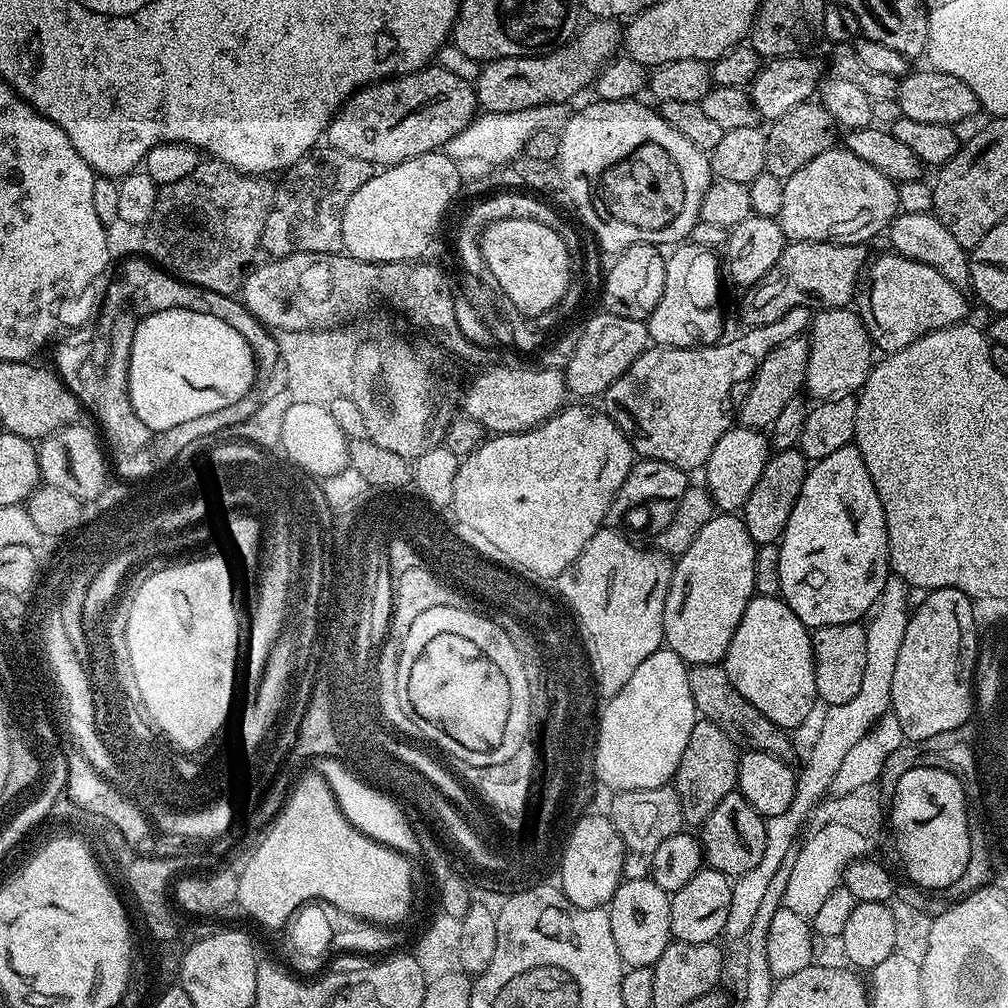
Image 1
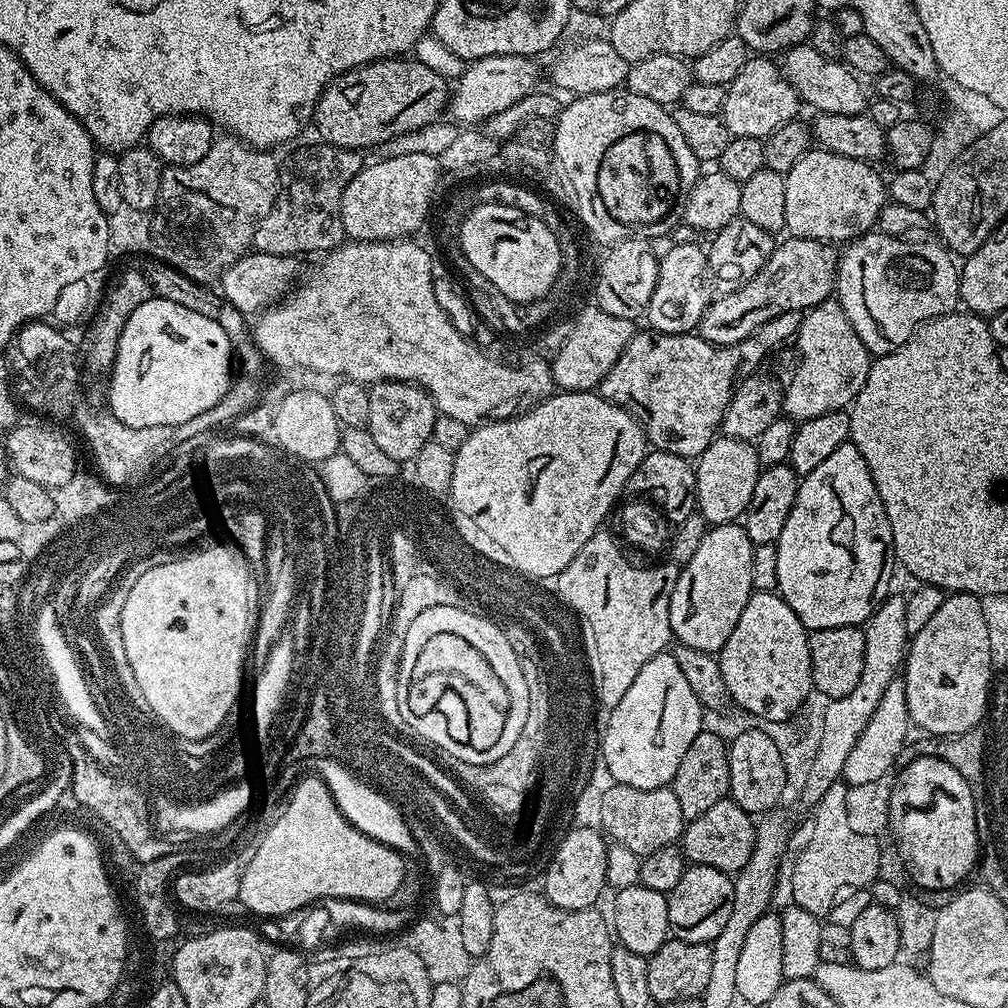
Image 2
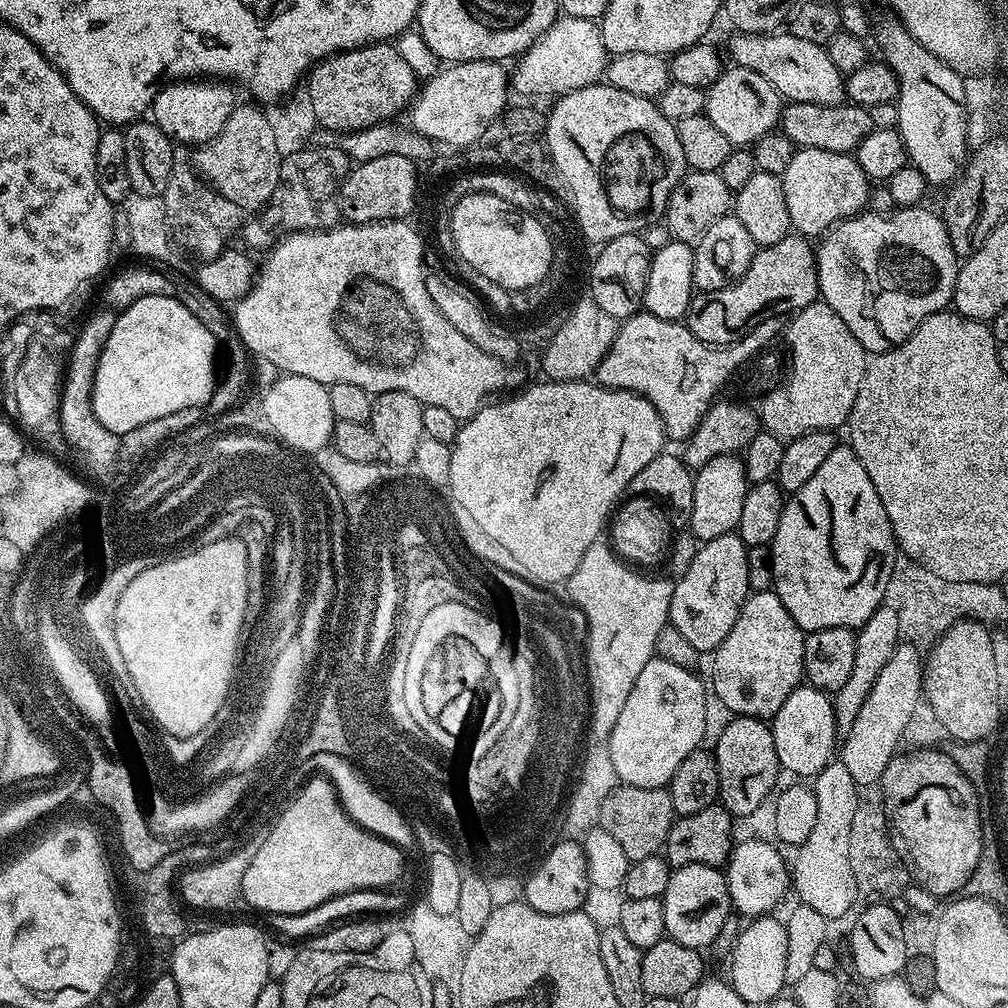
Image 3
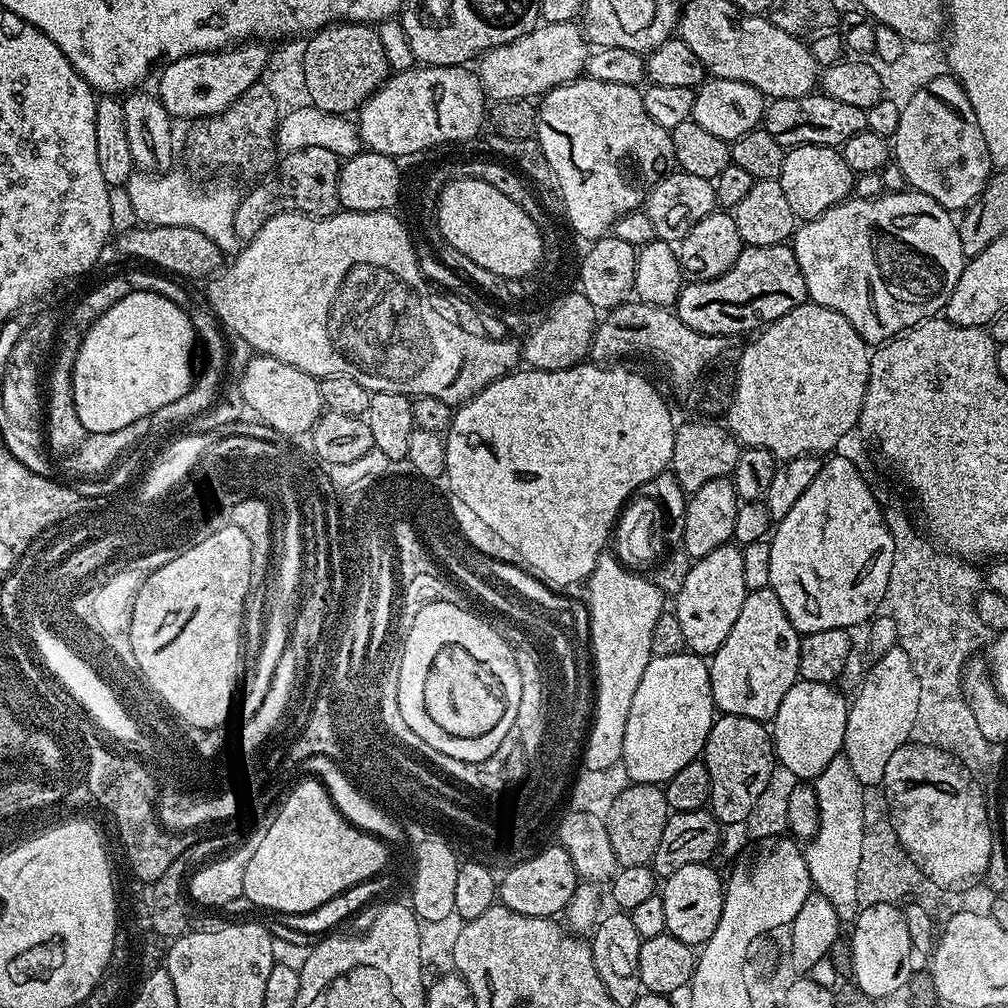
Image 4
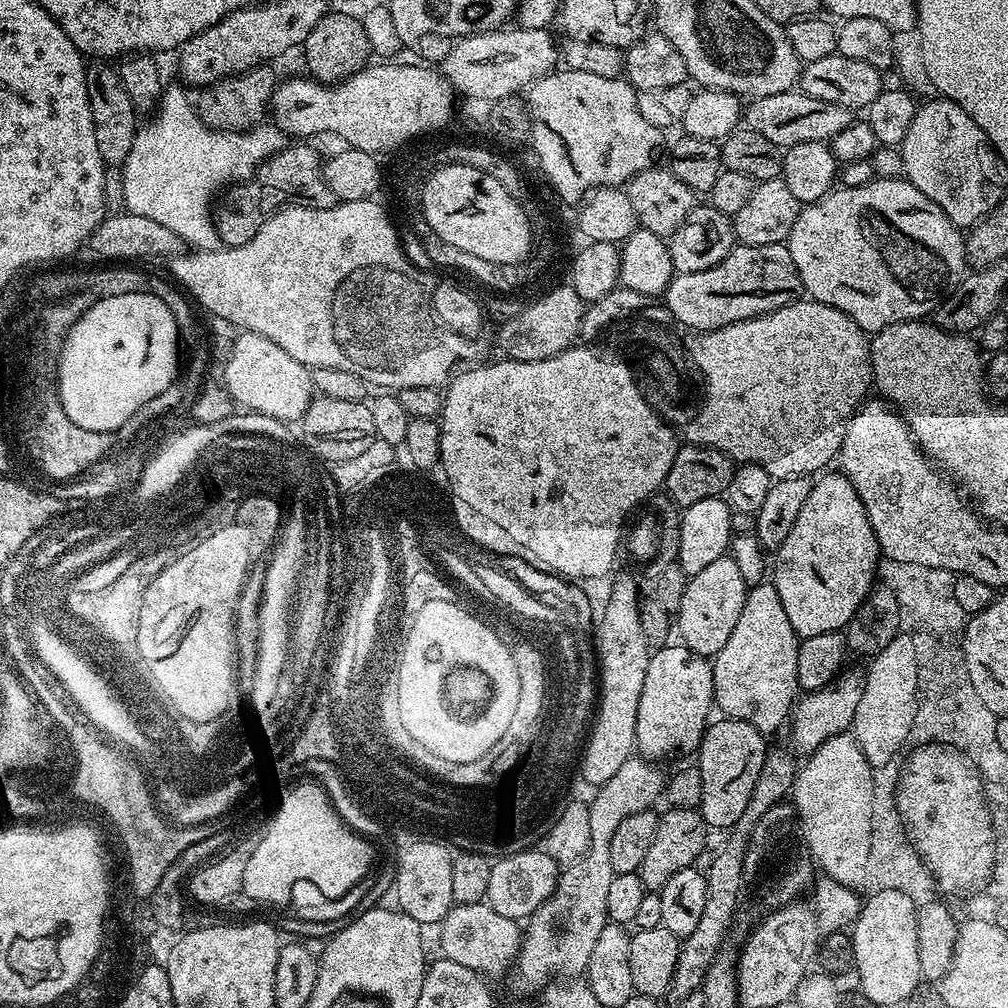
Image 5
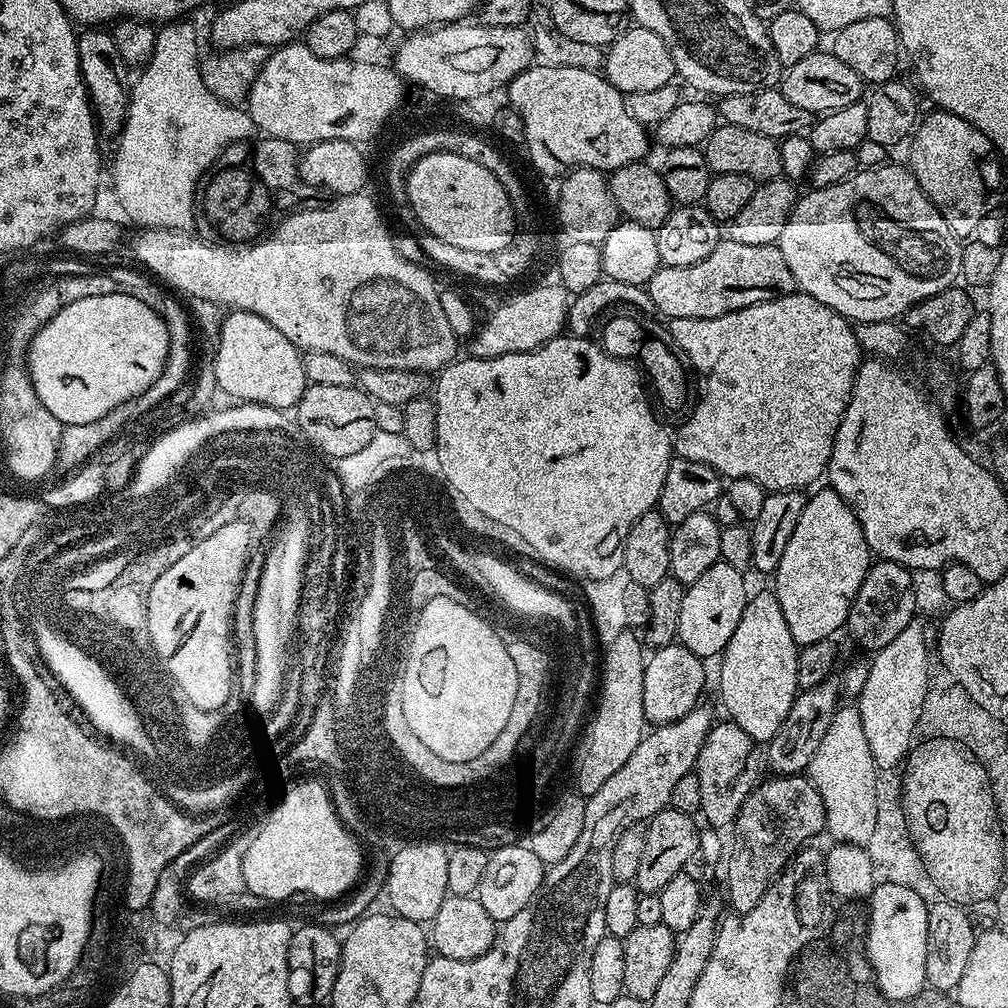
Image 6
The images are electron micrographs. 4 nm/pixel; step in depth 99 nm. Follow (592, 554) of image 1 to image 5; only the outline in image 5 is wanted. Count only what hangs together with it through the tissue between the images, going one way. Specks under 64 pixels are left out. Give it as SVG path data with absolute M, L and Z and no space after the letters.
M620 580L608 592L604 617L599 617L594 632L594 648L598 653L598 707L591 725L592 737L584 744L579 757L578 772L591 786L610 782L627 760L633 759L636 747L638 698L642 698L642 682L646 682L646 666L650 655L648 639L642 634L640 606L642 596L636 593L632 580Z

